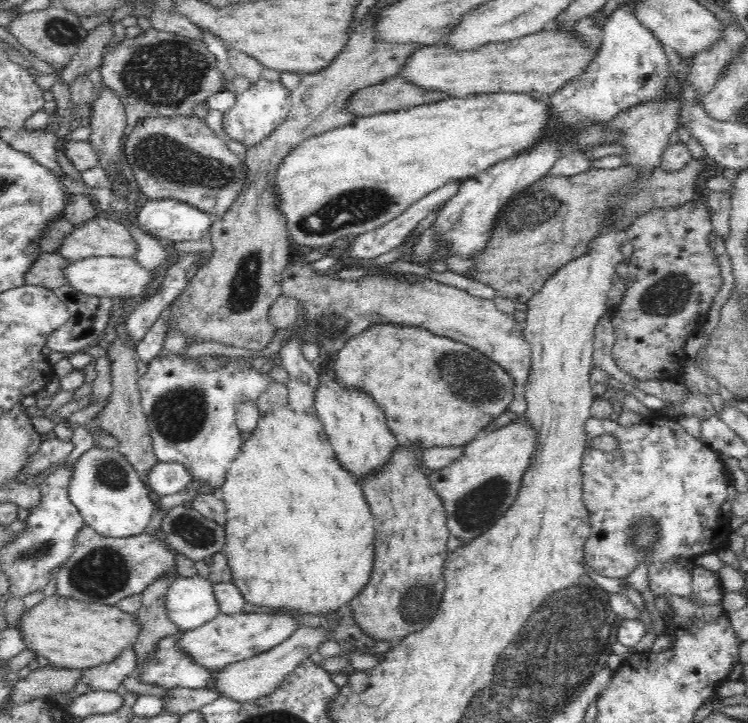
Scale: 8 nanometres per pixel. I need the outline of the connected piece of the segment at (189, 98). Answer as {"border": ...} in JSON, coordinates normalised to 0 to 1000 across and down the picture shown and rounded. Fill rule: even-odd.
{"border":[[[205,36],[179,53],[166,53],[150,71],[140,71],[134,102],[138,119],[166,144],[170,162],[167,187],[194,163],[258,160],[259,148],[278,133],[302,124],[290,80],[277,61],[207,40]]]}

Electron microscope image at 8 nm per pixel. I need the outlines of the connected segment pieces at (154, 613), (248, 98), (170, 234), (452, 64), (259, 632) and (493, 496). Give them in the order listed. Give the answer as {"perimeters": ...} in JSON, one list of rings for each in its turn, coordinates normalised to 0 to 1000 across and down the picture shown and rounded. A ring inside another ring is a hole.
{"perimeters":[[[[235,795],[206,802],[201,811],[189,820],[189,841],[180,849],[183,860],[189,864],[189,874],[184,887],[178,898],[182,903],[183,924],[195,918],[201,907],[206,907],[213,887],[222,880],[235,880],[241,874],[239,867],[233,863],[222,845],[222,822]]],[[[349,108],[337,118],[337,122],[317,133],[314,147],[299,160],[298,178],[307,191],[330,205],[341,202],[382,167],[389,149],[389,126],[384,124],[376,112],[358,113]]],[[[191,274],[186,286],[191,320],[225,336],[278,328],[286,306],[278,295],[233,275]]],[[[733,37],[718,46],[680,55],[678,59],[650,59],[638,68],[622,71],[615,71],[615,68],[610,71],[596,59],[592,62],[567,62],[548,75],[547,82],[543,82],[541,90],[529,104],[551,118],[561,119],[561,123],[590,126],[599,136],[622,136],[646,129],[707,130],[709,127],[725,127],[735,131],[746,127],[749,122],[754,122],[769,105],[777,104],[794,80],[799,65],[779,64],[779,58],[774,55],[771,47],[741,44],[737,37]]],[[[294,846],[277,863],[245,874],[239,892],[262,918],[287,928],[372,893],[390,880],[397,870],[396,855],[385,848],[324,846],[307,852]]],[[[701,573],[693,574],[675,591],[655,595],[652,599],[642,600],[631,607],[620,618],[620,625],[607,642],[590,647],[584,651],[572,653],[575,671],[588,685],[598,711],[598,729],[603,741],[611,743],[618,751],[634,747],[646,736],[660,728],[660,723],[676,711],[676,707],[690,692],[698,669],[698,661],[706,645],[709,633],[717,620],[717,596],[709,592],[709,585],[701,578]]]]}

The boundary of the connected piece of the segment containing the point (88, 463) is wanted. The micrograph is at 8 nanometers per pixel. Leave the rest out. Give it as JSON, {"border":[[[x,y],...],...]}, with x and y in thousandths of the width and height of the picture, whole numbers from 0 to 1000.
{"border":[[[124,617],[112,625],[98,642],[98,654],[92,667],[91,686],[94,694],[106,705],[114,725],[128,736],[146,743],[166,744],[193,737],[193,730],[203,716],[206,694],[201,689],[199,675],[187,663],[184,651],[174,642],[174,638],[152,620],[130,620]]]}

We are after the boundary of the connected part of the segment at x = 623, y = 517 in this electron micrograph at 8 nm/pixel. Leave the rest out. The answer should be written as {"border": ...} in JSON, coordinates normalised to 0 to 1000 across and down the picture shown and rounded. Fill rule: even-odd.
{"border":[[[873,571],[870,575],[860,577],[858,582],[849,586],[841,593],[826,586],[822,581],[789,577],[781,588],[782,607],[785,611],[794,609],[797,603],[802,603],[810,598],[816,598],[826,607],[826,617],[818,625],[807,625],[799,620],[783,618],[782,628],[779,631],[778,645],[775,654],[778,654],[779,667],[779,693],[789,707],[789,728],[790,740],[782,750],[782,766],[781,779],[786,780],[789,786],[798,795],[803,795],[820,801],[833,801],[840,798],[852,786],[856,777],[864,777],[866,780],[866,802],[868,813],[872,816],[877,827],[888,826],[889,823],[908,824],[909,827],[920,828],[926,820],[925,808],[925,786],[920,788],[917,783],[906,779],[905,772],[914,770],[918,777],[932,779],[933,776],[943,776],[949,765],[957,765],[964,758],[975,758],[973,741],[979,736],[976,722],[971,723],[972,715],[963,712],[960,705],[965,696],[971,693],[971,678],[977,667],[976,654],[964,635],[964,629],[960,629],[957,624],[952,622],[947,614],[936,607],[922,602],[914,591],[912,591],[906,581],[902,581],[898,575],[886,575],[881,571]]]}

